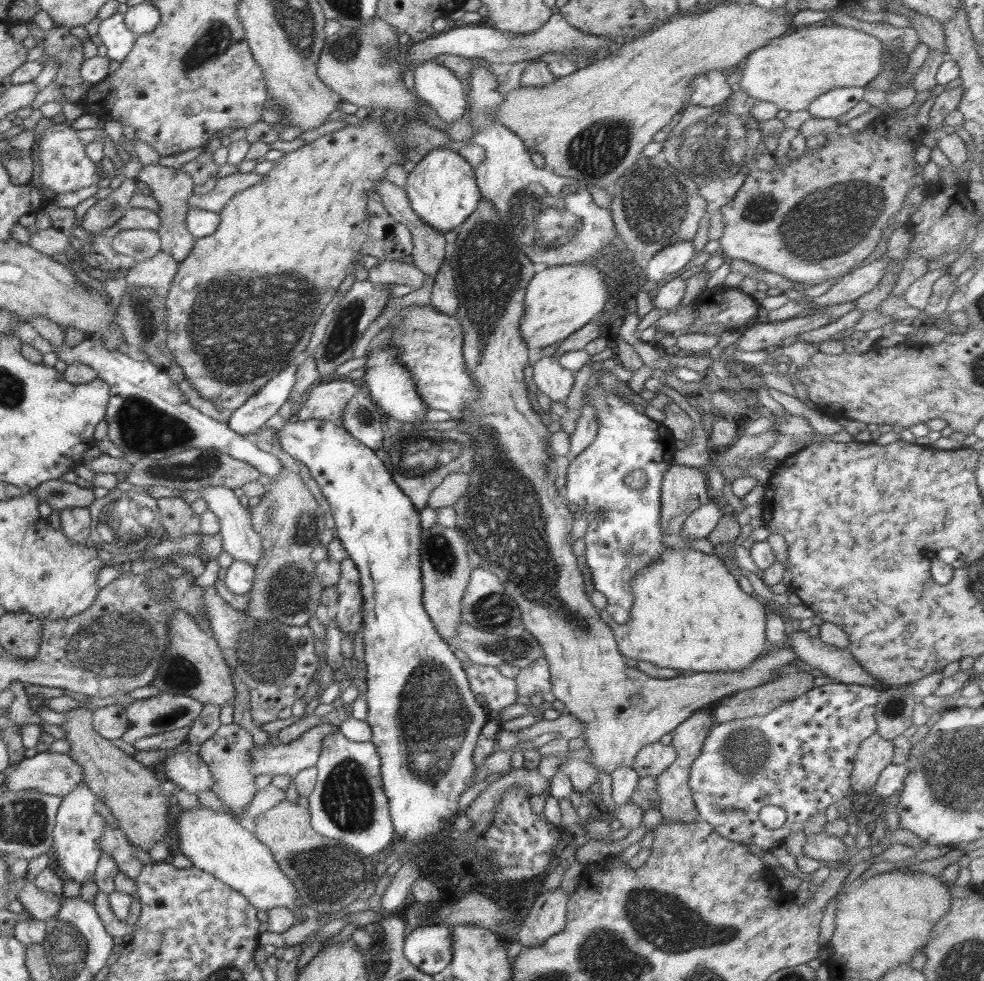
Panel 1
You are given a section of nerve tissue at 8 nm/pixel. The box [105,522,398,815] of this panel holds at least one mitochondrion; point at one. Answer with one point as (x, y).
(268, 655)

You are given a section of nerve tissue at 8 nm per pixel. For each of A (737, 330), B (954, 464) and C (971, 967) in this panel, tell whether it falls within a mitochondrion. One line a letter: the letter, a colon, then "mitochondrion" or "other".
A: other
B: other
C: mitochondrion

